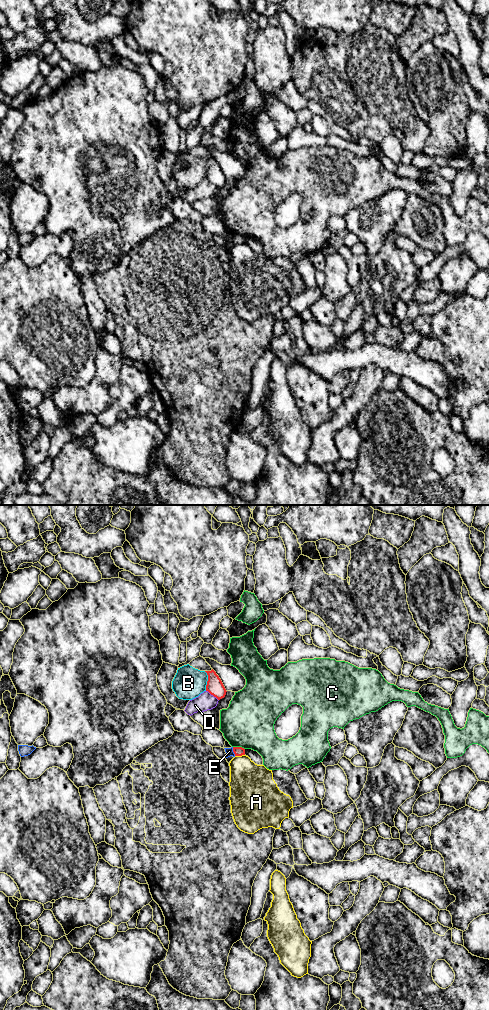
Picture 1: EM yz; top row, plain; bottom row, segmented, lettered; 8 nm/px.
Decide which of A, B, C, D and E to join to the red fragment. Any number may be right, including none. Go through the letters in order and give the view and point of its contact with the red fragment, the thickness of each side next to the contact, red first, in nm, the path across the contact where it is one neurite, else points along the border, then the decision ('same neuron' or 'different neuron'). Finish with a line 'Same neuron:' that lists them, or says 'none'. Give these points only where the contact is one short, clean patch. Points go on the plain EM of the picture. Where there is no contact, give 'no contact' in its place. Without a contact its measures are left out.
A: meets red in yz at (239, 243); 80 nm thick on the red side, 340 nm on the other; border along yz (244, 242), (235, 244); different neuron
B: meets red in yz at (207, 169); 140 nm thick on the red side, 260 nm on the other; different neuron
C: meets red in yz at (239, 235); 80 nm thick on the red side, 400 nm on the other; different neuron
D: meets red in yz at (212, 182); 140 nm thick on the red side, 150 nm on the other; different neuron
E: meets red in yz at (233, 239); 80 nm thick on the red side, 60 nm on the other; border along yz (232, 235), (235, 243); different neuron
Same neuron: none

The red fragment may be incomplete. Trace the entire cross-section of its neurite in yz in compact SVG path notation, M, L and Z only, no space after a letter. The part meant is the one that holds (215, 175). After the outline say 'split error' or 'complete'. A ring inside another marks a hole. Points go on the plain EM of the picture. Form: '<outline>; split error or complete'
M213 157L211 159L205 159L205 160L208 163L206 179L208 179L211 183L216 185L218 188L224 186L227 179L219 164Z; complete

